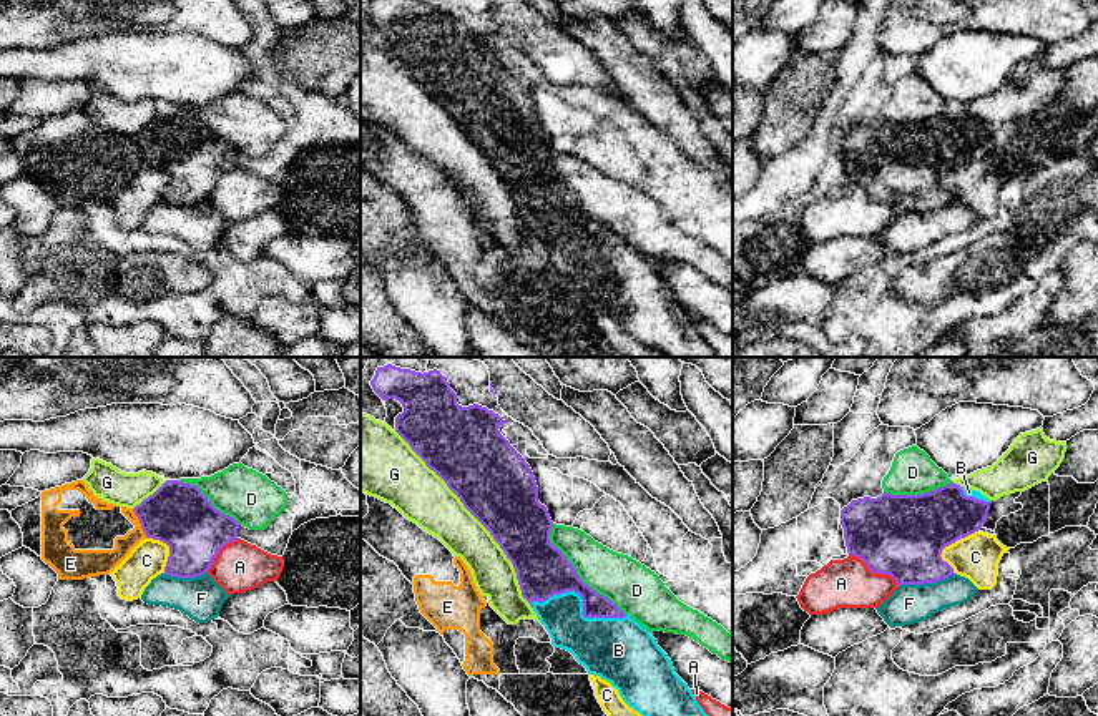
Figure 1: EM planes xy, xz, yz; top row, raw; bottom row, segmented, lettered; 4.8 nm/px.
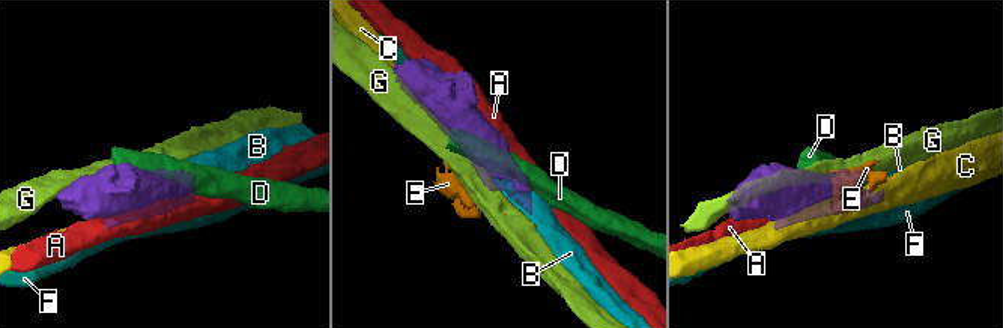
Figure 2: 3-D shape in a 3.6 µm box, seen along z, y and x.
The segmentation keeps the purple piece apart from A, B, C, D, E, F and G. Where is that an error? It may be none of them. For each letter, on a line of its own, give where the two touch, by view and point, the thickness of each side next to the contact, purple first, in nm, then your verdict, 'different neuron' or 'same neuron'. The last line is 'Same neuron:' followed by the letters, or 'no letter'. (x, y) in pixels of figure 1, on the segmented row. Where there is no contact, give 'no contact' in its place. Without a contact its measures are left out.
A: yz (874, 572) | 400/240 nm | different neuron
B: xz (583, 603) | 240/280 nm | same neuron
C: yz (949, 544) | 400/220 nm | different neuron
D: xz (577, 573) | 260/240 nm | different neuron
E: xy (140, 522) | 300/110 nm | different neuron
F: yz (926, 582) | 400/190 nm | different neuron
G: xz (477, 519) | 360/240 nm | different neuron
Same neuron: B

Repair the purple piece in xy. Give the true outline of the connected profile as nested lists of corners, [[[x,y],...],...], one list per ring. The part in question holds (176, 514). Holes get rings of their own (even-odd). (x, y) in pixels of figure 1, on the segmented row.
[[[166,480],[133,508],[146,538],[169,547],[164,575],[208,573],[219,550],[238,538],[239,523],[216,510],[196,485]]]

